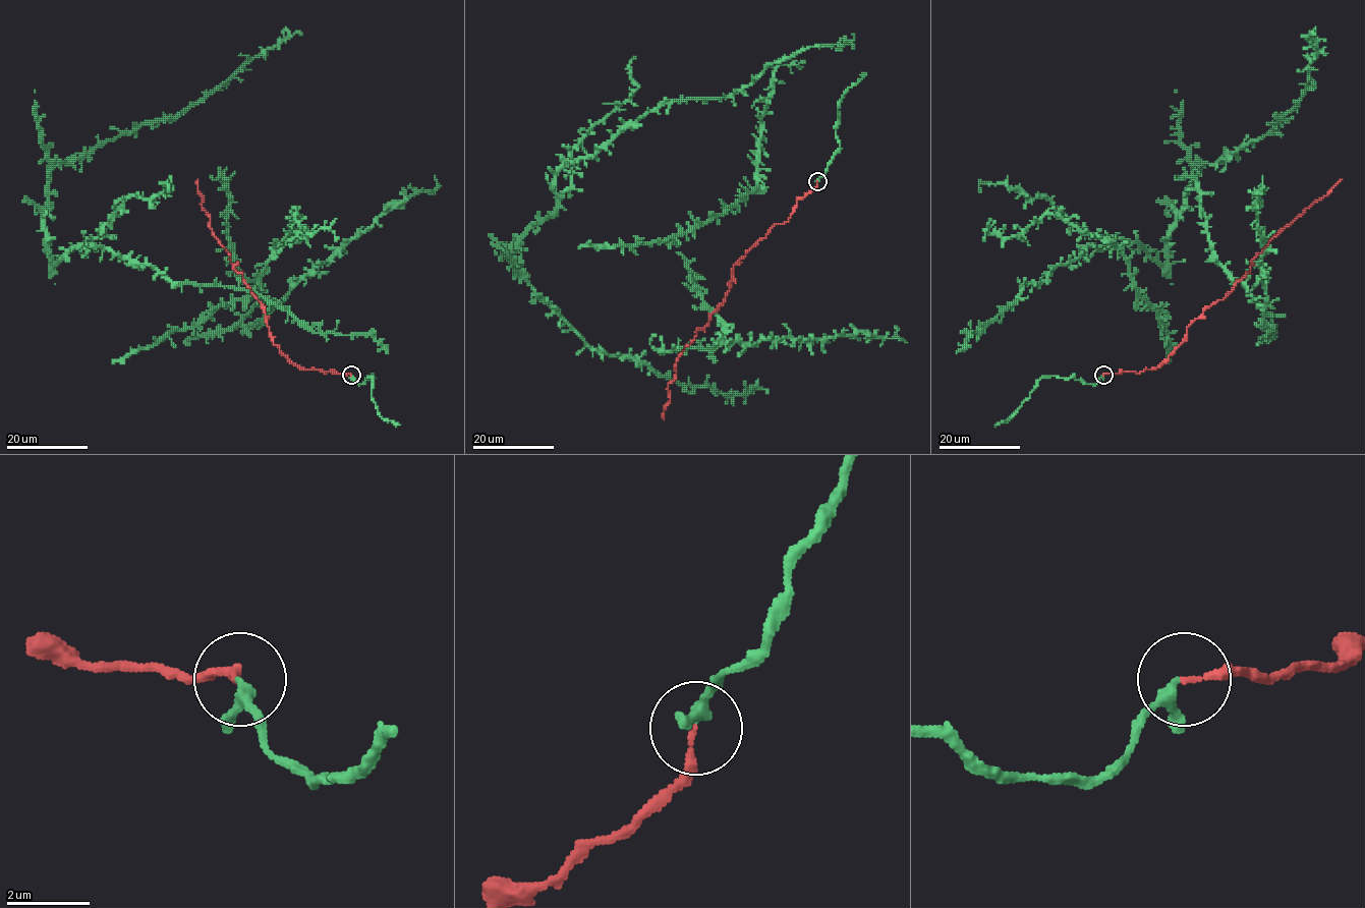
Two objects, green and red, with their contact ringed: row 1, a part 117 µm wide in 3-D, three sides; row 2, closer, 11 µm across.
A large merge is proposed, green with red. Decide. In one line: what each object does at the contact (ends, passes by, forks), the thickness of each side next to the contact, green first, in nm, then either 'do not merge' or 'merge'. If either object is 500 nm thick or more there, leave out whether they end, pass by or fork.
green passes by | red ends | 220/150 nm | merge

